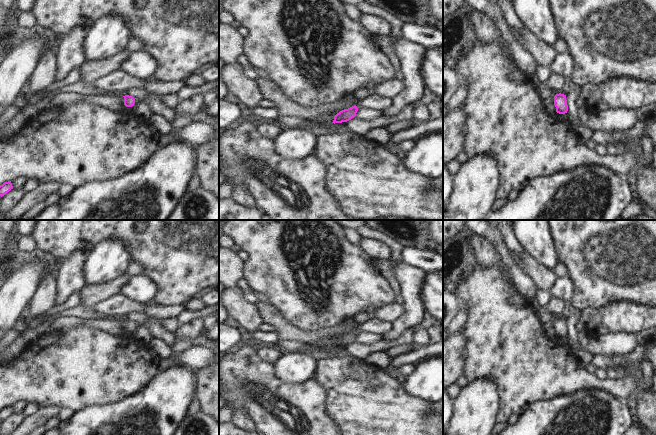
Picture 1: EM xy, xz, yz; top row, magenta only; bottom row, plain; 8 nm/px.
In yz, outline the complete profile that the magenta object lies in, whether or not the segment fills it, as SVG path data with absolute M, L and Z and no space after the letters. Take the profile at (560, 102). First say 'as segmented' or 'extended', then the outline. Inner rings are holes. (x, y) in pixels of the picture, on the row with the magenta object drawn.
as segmented; M556 94L554 96L554 105L556 107L556 112L559 114L565 114L568 111L568 105L566 100L566 95Z

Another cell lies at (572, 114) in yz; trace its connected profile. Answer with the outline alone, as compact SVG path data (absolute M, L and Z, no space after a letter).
M567 89L568 94L566 95L568 111L567 111L567 120L571 124L583 124L579 117L578 117L578 106L577 106L577 99L580 94L575 89Z

